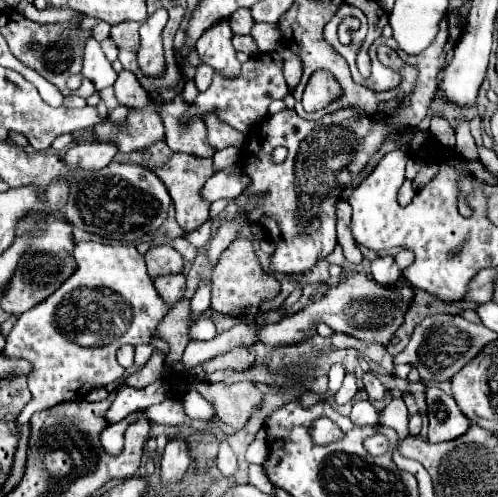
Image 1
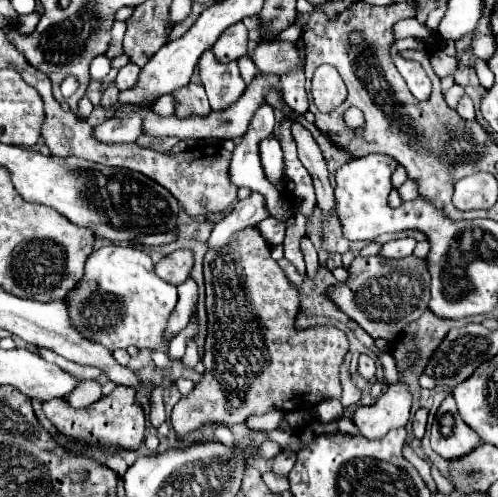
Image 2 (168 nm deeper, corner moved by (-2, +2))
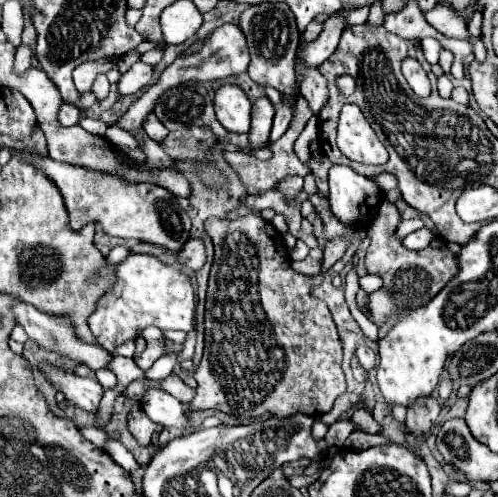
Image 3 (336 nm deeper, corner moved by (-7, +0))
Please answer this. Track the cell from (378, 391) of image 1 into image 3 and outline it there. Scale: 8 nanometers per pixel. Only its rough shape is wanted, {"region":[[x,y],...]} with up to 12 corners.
{"region":[[357,347],[359,363],[365,371],[373,369],[375,353],[369,347]]}

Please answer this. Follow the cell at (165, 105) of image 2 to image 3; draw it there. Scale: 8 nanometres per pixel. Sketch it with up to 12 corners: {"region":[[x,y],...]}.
{"region":[[153,113],[145,117],[143,129],[153,141],[163,143],[169,131]]}

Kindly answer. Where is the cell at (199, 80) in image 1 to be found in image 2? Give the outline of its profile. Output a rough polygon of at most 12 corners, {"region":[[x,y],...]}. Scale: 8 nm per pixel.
{"region":[[200,83],[176,91],[178,117],[210,113]]}

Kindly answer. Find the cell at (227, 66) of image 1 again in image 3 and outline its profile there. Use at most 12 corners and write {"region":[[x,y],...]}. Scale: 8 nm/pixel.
{"region":[[241,87],[215,93],[215,115],[229,133],[249,133],[251,101]]}

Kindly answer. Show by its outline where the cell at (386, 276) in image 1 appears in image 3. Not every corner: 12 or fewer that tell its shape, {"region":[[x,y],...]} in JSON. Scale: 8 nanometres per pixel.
{"region":[[427,227],[403,239],[407,249],[425,249],[433,241]]}

